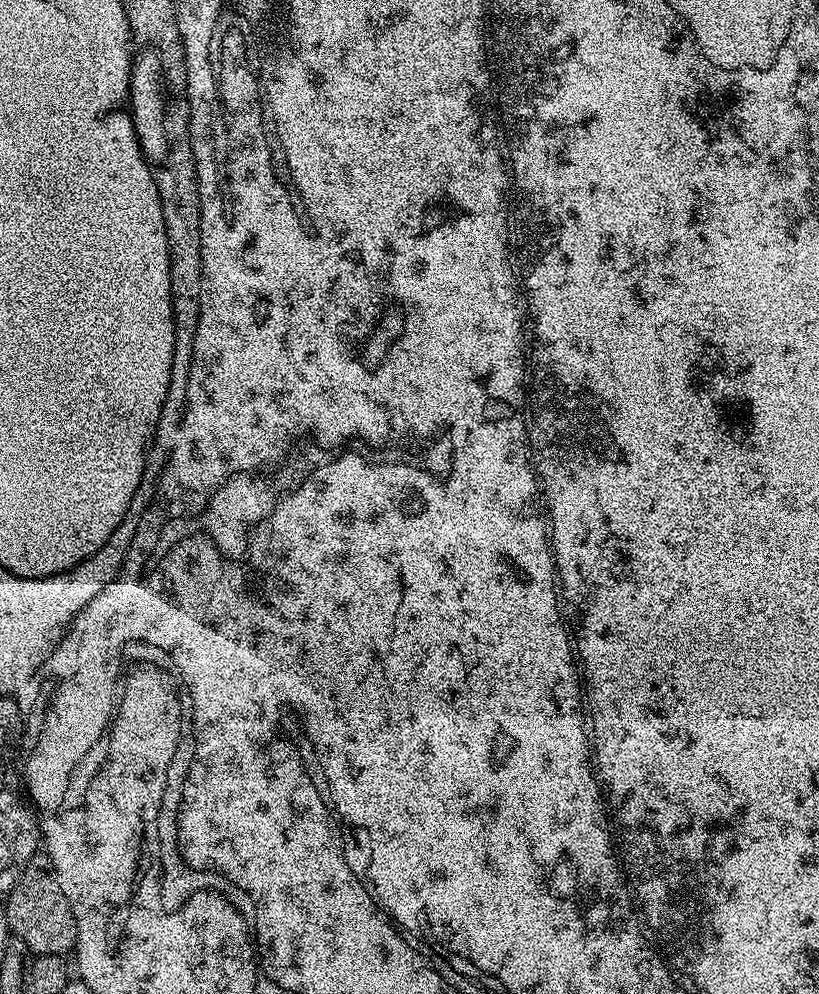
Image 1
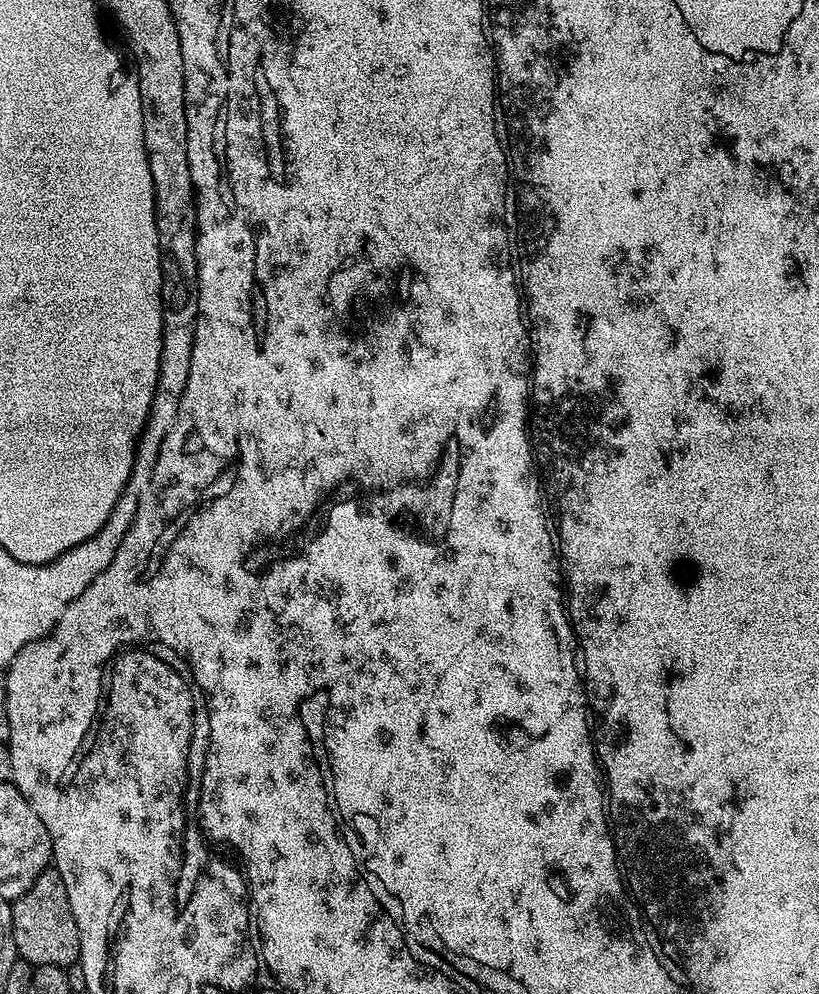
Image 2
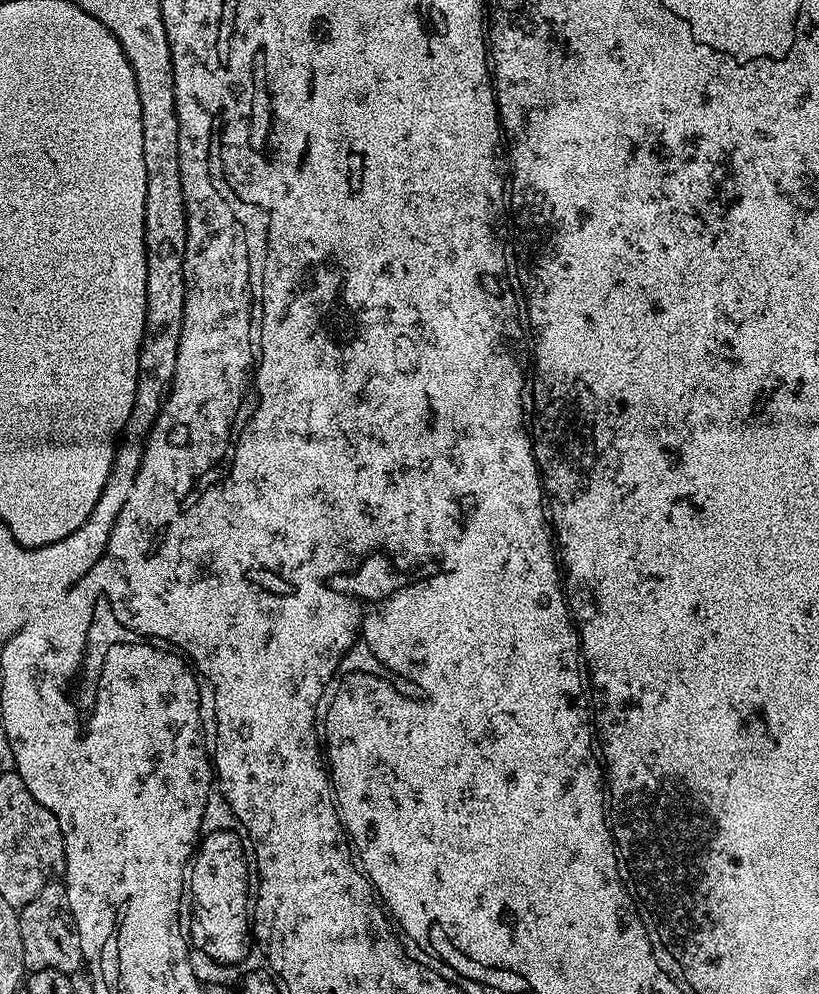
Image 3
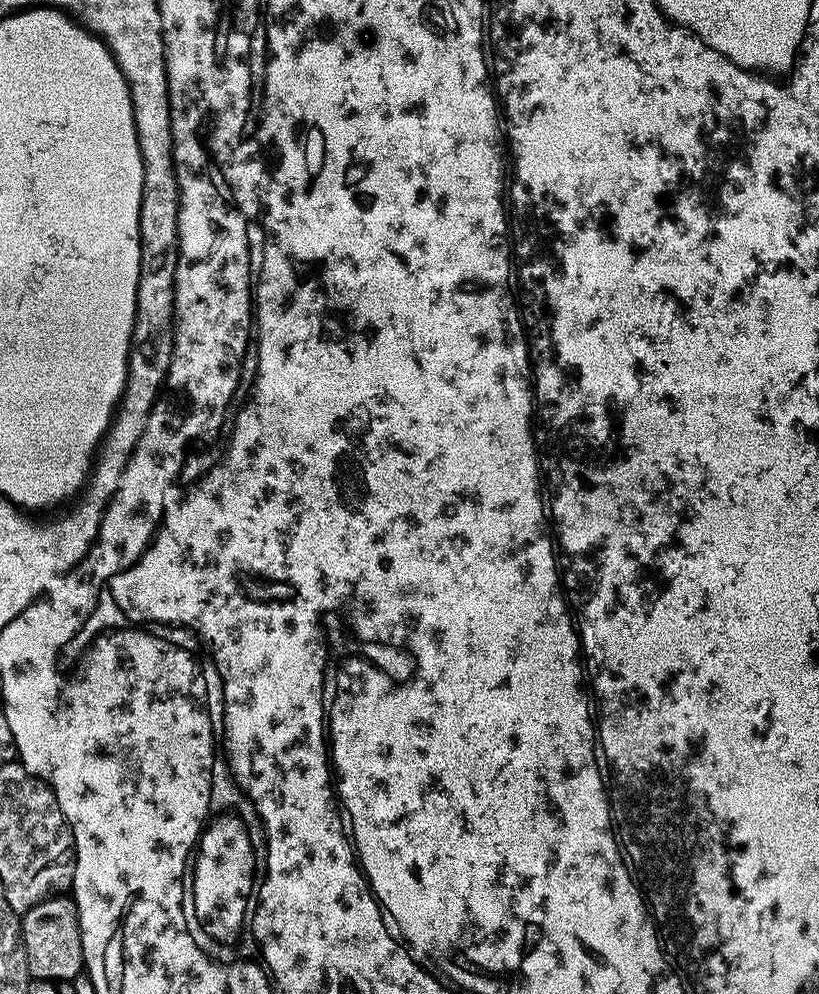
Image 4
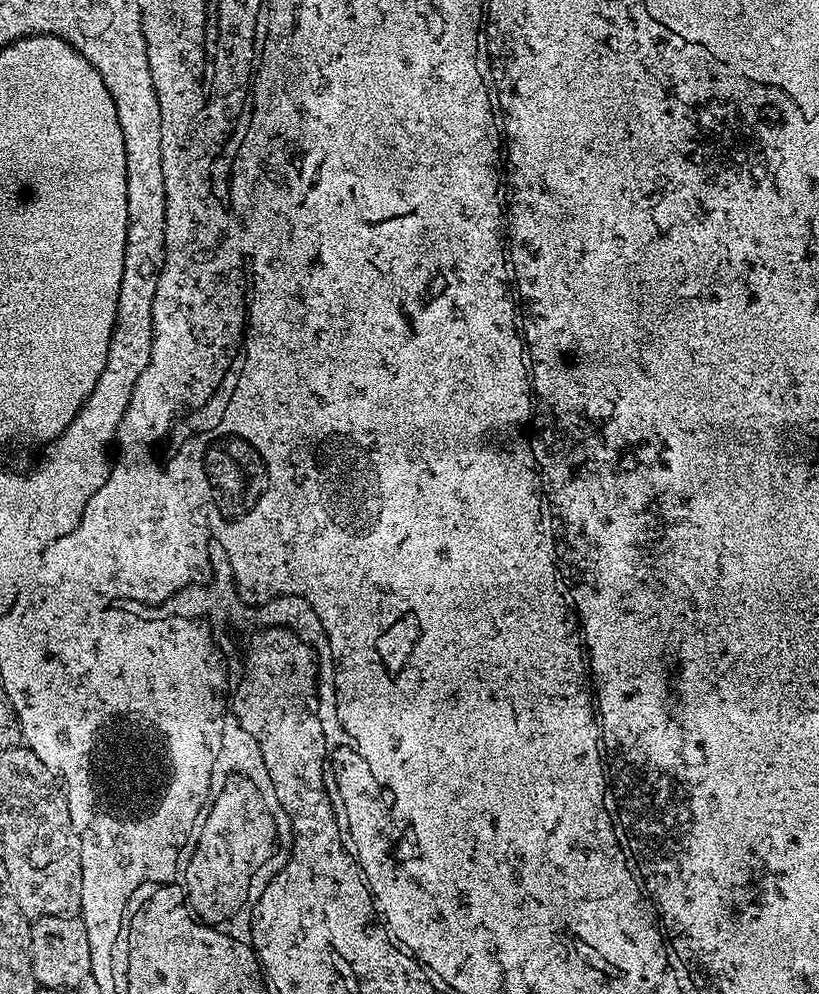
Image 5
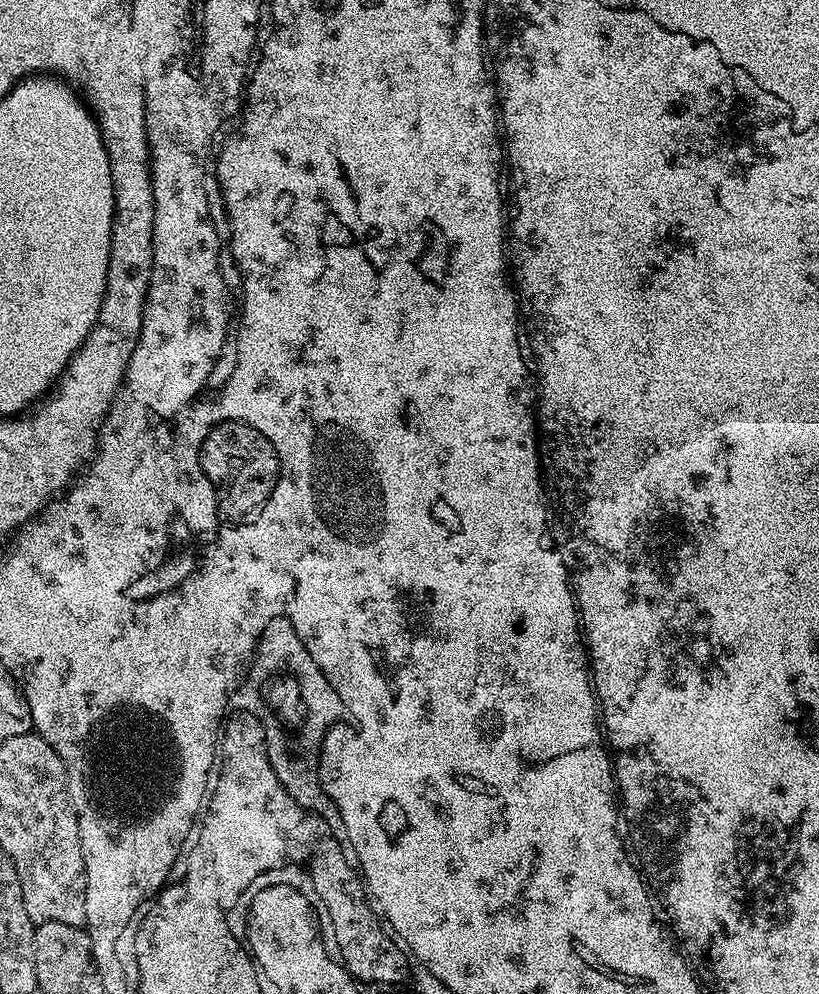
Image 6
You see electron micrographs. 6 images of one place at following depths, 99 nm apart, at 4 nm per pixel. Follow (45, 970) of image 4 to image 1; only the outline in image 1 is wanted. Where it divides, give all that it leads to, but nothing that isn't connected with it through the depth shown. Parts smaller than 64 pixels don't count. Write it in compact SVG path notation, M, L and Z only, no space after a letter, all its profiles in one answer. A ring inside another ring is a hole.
M38 854L28 863L20 881L7 893L6 900L3 907L8 919L8 931L26 945L33 957L67 957L75 949L76 919L66 894L62 894L62 886L58 886L56 872L47 855Z

